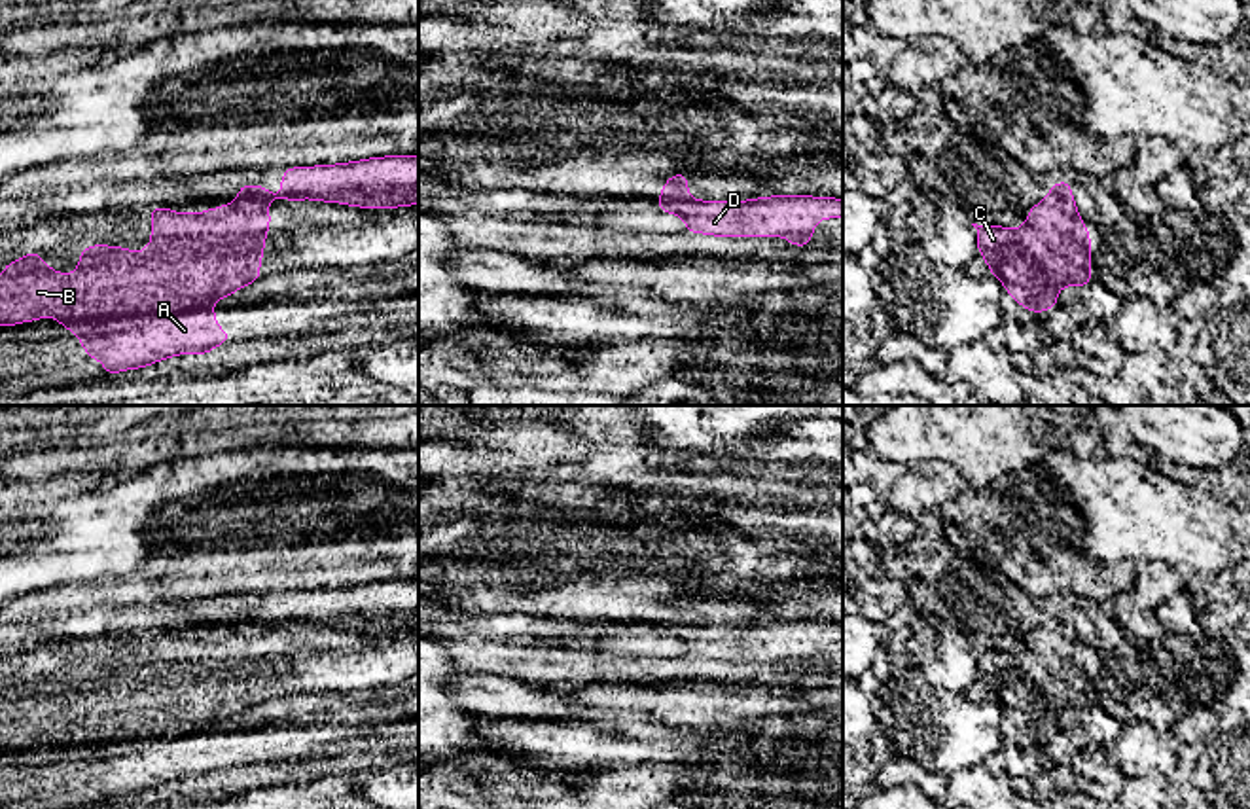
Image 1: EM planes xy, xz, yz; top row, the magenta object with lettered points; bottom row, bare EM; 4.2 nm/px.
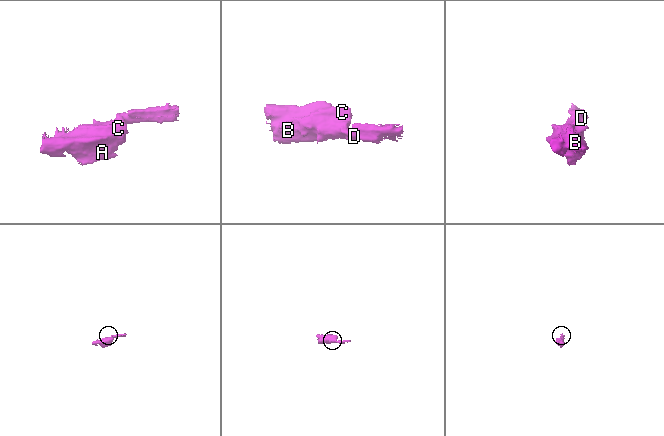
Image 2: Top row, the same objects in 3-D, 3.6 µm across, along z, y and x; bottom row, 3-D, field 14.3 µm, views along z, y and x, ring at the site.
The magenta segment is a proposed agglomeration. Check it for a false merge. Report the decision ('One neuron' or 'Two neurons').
Two neurons

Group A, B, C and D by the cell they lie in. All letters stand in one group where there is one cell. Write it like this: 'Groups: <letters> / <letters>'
Groups: A B C / D

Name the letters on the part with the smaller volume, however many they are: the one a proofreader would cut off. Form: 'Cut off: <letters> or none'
Cut off: D

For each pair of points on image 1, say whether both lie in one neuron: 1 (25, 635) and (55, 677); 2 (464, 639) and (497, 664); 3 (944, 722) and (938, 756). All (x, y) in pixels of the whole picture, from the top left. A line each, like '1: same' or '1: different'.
1: different
2: same
3: same

